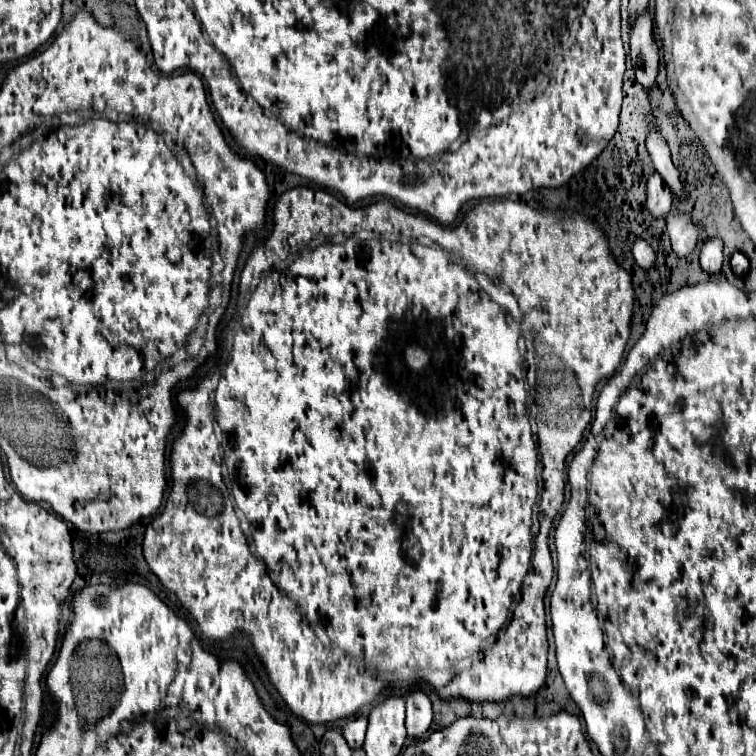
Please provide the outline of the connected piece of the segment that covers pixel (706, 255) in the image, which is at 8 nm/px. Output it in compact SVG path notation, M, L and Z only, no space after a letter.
M712 237L704 243L702 251L700 251L700 265L706 273L718 273L724 261L724 253L722 253L722 241L718 237Z

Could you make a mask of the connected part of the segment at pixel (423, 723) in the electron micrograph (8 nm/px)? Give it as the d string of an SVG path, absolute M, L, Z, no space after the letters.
M414 691L406 697L406 729L410 737L422 735L432 723L432 703L426 693Z

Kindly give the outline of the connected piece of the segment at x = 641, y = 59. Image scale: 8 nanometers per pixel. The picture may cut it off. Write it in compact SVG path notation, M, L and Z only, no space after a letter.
M650 7L640 11L630 25L630 57L638 83L650 89L658 73L658 43L654 41L654 17Z

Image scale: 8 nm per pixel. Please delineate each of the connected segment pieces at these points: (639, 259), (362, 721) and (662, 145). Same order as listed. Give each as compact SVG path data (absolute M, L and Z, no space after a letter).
M642 239L634 241L634 245L632 245L632 257L636 259L636 265L640 265L642 269L650 269L654 265L654 261L656 261L654 249L646 241L642 241Z
M356 717L350 719L344 727L344 737L350 745L350 749L360 749L364 743L364 735L366 735L366 727L368 727L368 719L366 717Z
M650 127L648 129L648 135L646 135L646 149L652 157L652 163L656 167L656 171L662 175L662 179L668 183L668 187L676 193L676 195L682 195L684 189L682 189L682 183L680 183L680 177L678 177L678 171L670 159L670 151L668 151L668 143L666 139L660 135L660 129L658 127Z

